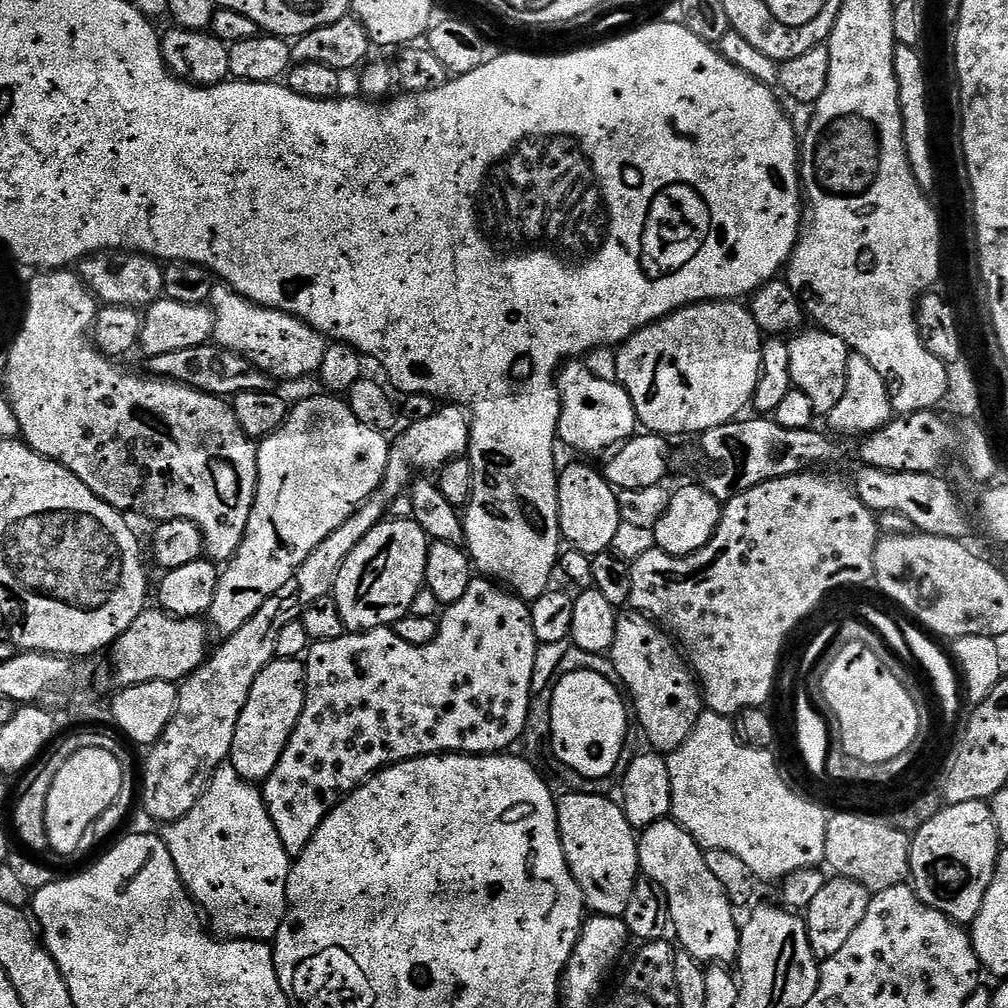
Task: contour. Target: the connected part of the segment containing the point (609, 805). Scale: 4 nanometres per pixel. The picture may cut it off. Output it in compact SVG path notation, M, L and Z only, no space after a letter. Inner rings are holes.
M571 790L556 802L556 817L560 827L560 841L574 882L580 887L587 907L597 916L623 917L626 902L630 902L630 890L636 885L639 864L638 836L626 818L623 807L615 799L607 800L604 794L592 795Z

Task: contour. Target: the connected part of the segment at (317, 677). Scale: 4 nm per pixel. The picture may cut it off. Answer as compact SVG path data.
M473 578L466 594L458 598L458 602L447 605L438 620L438 631L429 644L410 646L410 642L402 642L391 627L375 628L372 632L354 632L334 638L330 642L315 641L306 653L304 665L304 709L298 718L298 726L294 734L290 734L290 742L278 758L278 766L263 781L262 791L264 805L274 822L274 830L278 830L278 838L282 838L282 846L289 857L295 858L312 841L312 835L328 816L328 811L349 796L358 786L362 786L376 772L397 764L403 760L413 760L419 756L435 756L437 754L500 754L510 742L525 735L524 727L528 724L528 707L534 703L531 694L531 678L533 677L535 652L537 650L536 635L532 625L532 609L519 596L505 590L499 583L487 578Z

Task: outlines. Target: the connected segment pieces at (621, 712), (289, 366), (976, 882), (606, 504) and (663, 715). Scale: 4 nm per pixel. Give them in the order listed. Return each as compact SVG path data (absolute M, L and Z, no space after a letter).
M576 672L561 675L551 694L553 754L577 777L603 781L621 767L620 755L625 755L629 739L630 708L621 689L602 674Z
M223 282L213 283L210 307L214 318L212 334L219 347L246 357L277 381L300 380L303 376L315 377L319 373L329 341L306 321L291 316L289 312L263 308L250 302Z
M989 801L949 804L911 837L908 859L911 887L915 888L926 906L946 914L961 926L971 925L978 910L982 910L1001 851Z
M568 464L559 469L558 479L558 518L560 519L560 534L565 545L580 551L591 558L600 552L611 549L618 528L621 524L618 514L618 492L604 478L603 471L591 468L588 464Z
M624 610L616 618L610 657L616 671L615 679L622 685L634 709L643 739L648 744L652 743L649 745L661 754L678 750L682 742L690 738L698 722L702 711L702 693L677 641L643 612Z

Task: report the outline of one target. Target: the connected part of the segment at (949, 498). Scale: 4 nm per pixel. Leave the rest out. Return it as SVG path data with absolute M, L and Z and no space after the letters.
M867 466L854 479L856 495L874 514L897 512L910 518L913 529L926 536L945 536L963 541L968 532L968 516L956 497L956 492L940 477L930 472L886 472Z

